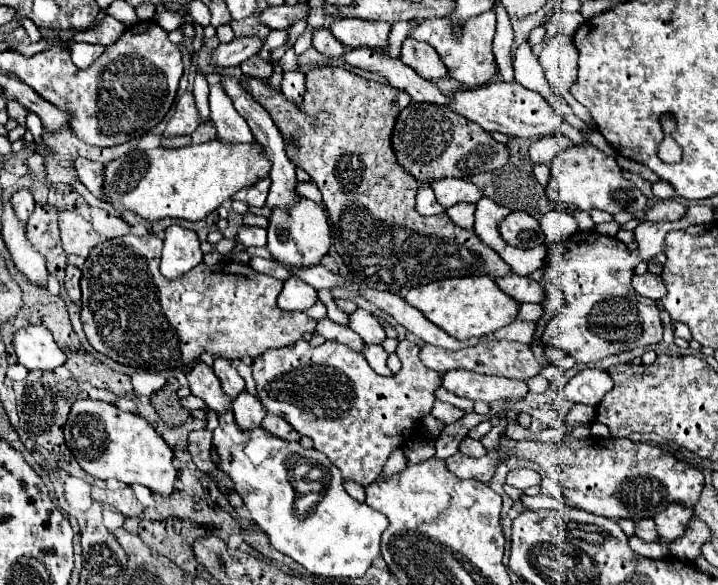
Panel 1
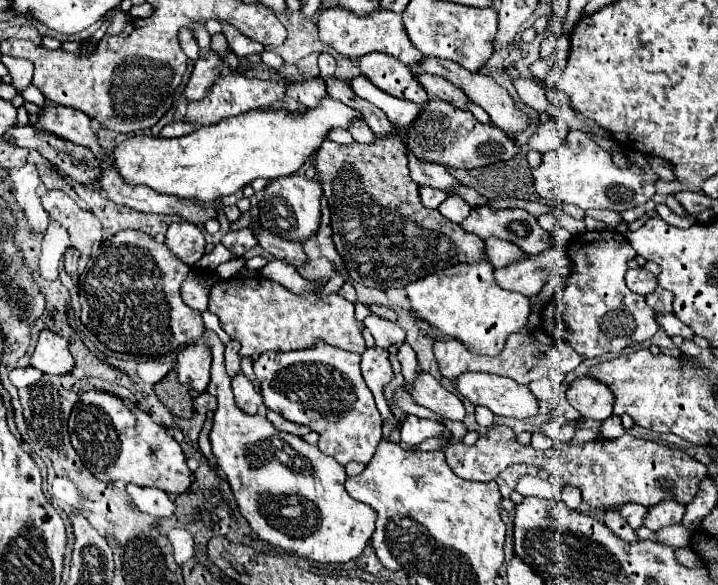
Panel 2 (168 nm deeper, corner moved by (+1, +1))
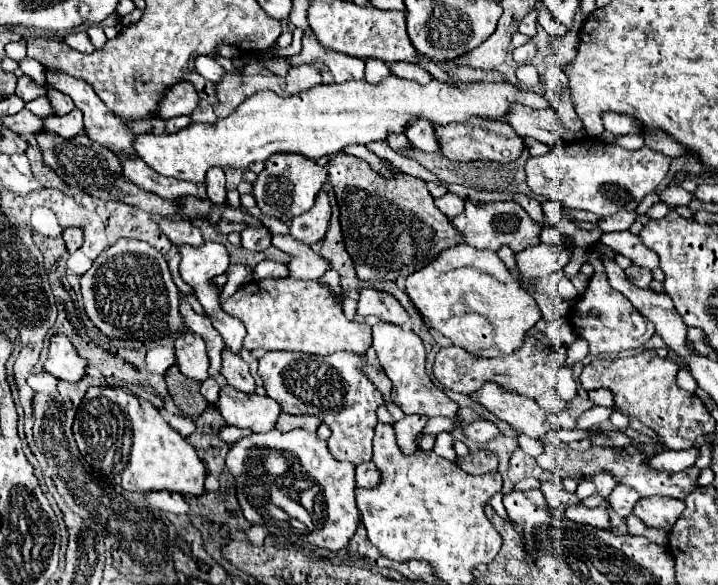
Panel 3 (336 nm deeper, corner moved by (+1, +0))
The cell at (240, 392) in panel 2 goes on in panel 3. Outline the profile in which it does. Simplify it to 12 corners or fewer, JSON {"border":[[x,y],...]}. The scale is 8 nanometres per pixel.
{"border":[[223,350],[221,374],[229,386],[255,392],[247,362]]}

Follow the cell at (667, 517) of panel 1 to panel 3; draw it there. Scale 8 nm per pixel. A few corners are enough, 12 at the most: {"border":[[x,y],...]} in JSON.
{"border":[[641,498],[635,514],[653,528],[671,530],[685,502]]}

